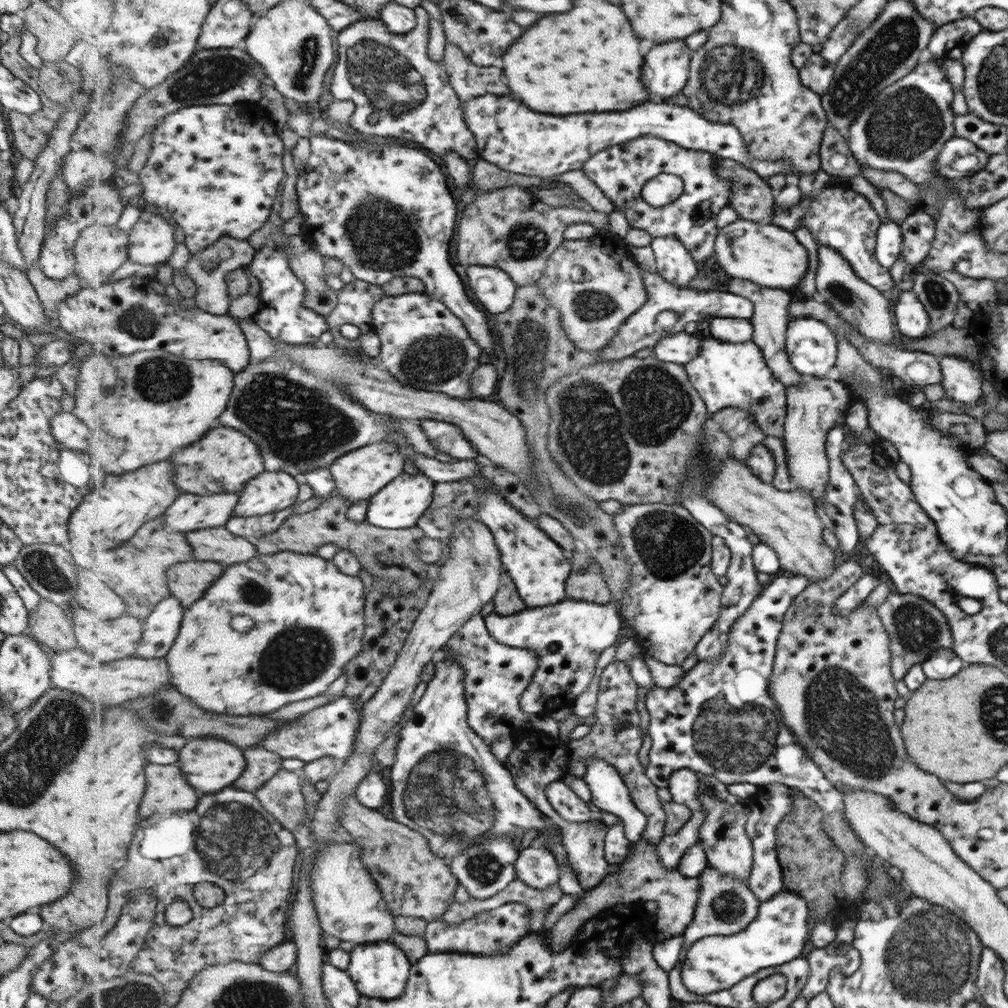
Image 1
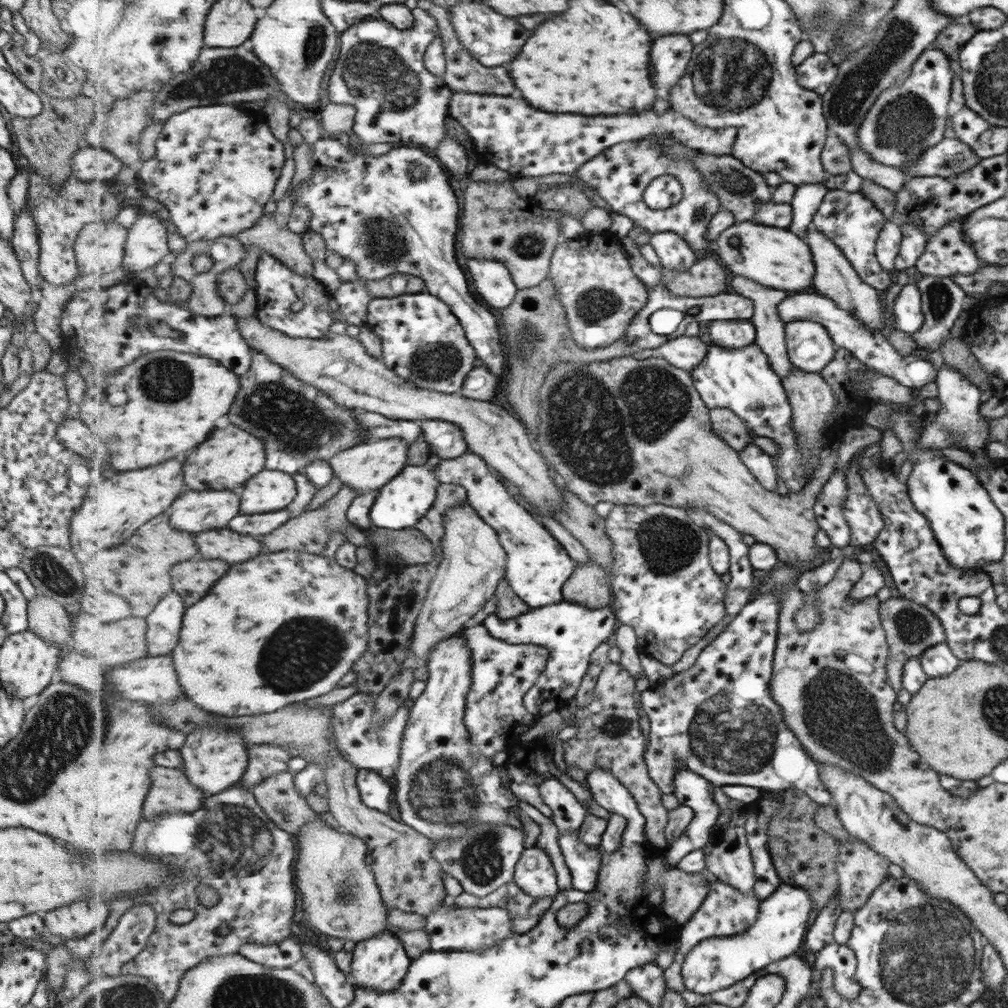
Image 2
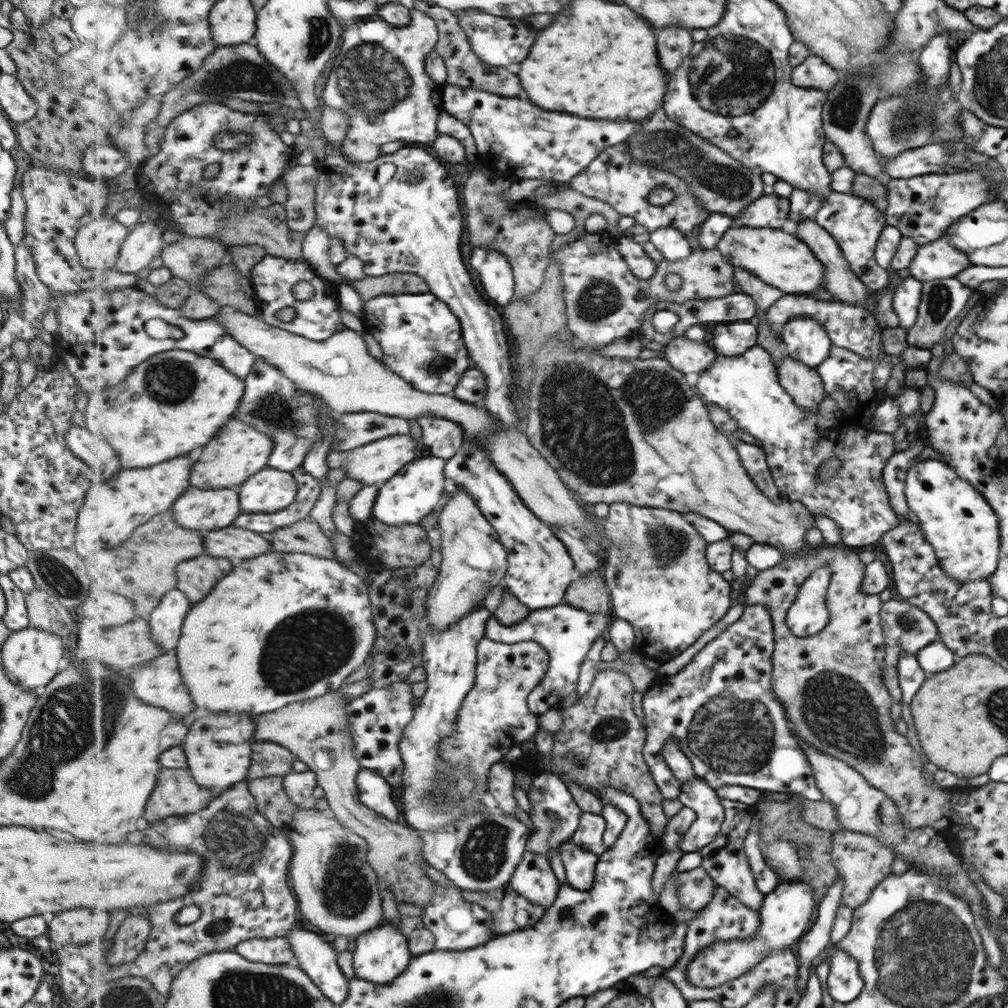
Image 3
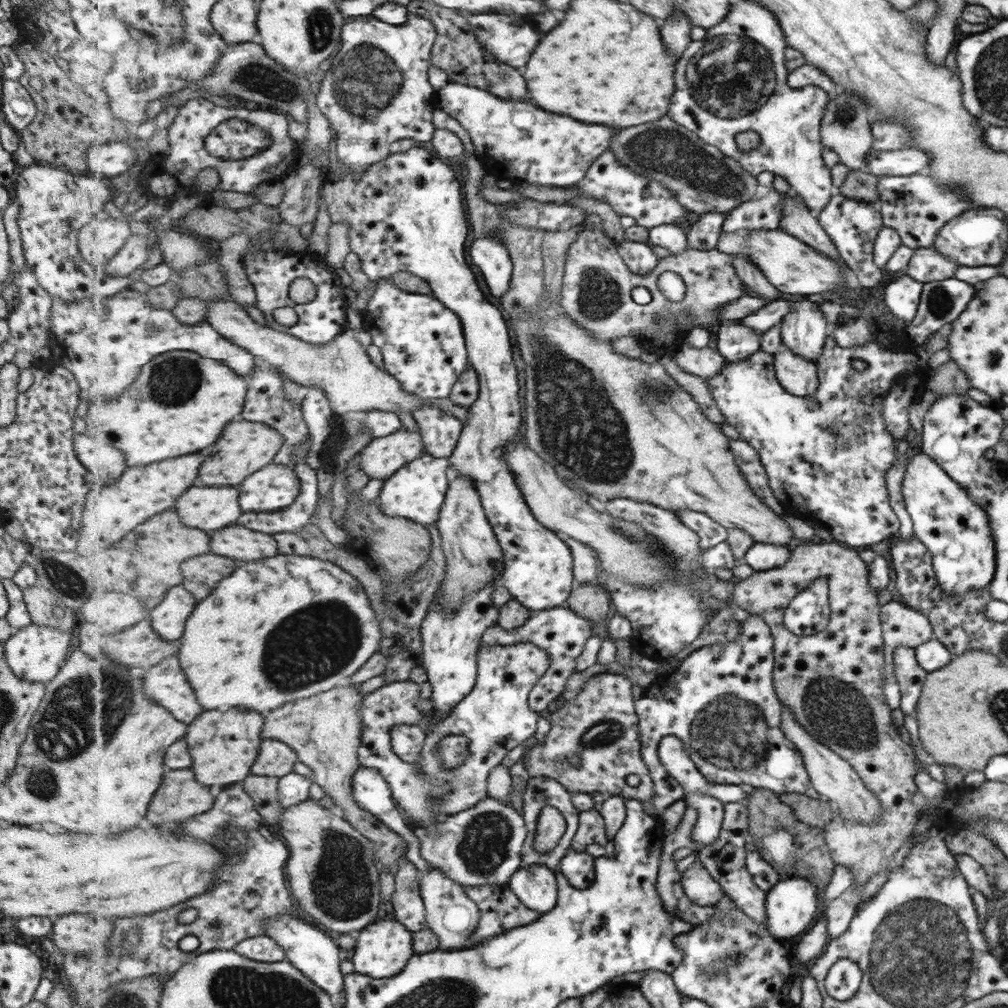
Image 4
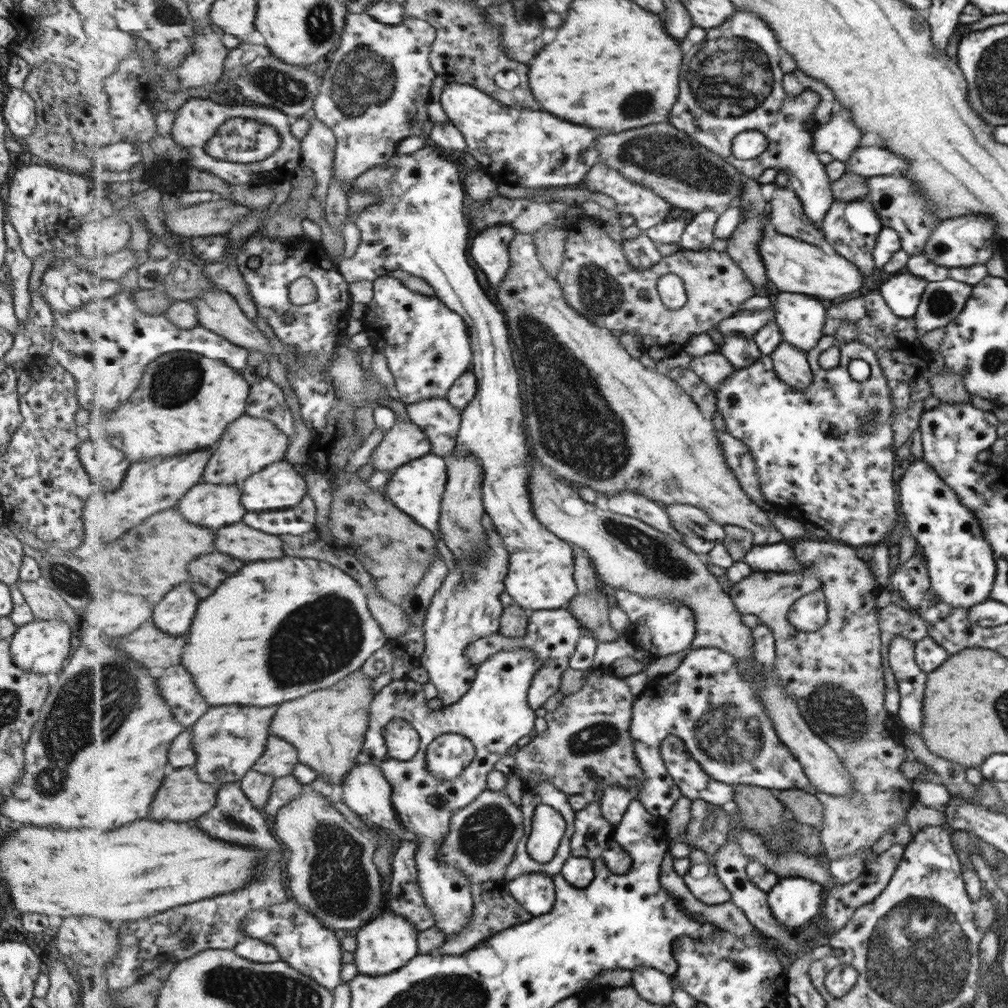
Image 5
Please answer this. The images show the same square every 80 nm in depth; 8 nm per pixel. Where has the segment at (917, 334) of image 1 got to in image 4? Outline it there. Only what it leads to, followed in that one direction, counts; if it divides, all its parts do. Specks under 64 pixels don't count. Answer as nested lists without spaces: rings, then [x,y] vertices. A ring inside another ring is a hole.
[[[901,275],[893,278],[884,287],[882,301],[891,315],[908,324],[916,316],[921,294],[923,294],[922,282]]]

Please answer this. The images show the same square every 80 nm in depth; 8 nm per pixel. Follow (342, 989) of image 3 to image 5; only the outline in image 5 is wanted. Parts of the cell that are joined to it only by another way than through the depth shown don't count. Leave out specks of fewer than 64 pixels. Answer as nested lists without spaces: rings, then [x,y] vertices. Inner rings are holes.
[[[289,899],[283,904],[271,905],[267,910],[249,914],[244,924],[244,936],[240,938],[243,942],[247,938],[259,938],[277,947],[283,961],[296,967],[303,974],[314,978],[323,986],[334,991],[337,986],[343,983],[342,968],[344,967],[343,948],[335,931],[317,918],[309,909],[301,905],[297,900]]]

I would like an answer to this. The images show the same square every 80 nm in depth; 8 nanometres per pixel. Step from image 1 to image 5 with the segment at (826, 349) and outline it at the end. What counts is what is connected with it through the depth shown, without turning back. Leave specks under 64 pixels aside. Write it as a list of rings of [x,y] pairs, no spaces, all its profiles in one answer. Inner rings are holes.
[[[781,292],[771,305],[782,340],[807,354],[823,336],[826,303],[803,293]]]

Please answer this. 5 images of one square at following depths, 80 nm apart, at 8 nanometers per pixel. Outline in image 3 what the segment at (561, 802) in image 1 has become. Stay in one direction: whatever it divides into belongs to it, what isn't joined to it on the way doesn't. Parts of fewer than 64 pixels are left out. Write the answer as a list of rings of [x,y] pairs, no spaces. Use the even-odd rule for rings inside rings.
[[[541,772],[541,774],[537,774],[528,793],[528,799],[532,804],[529,815],[533,830],[528,840],[528,852],[536,852],[551,858],[553,852],[558,851],[560,853],[561,845],[573,838],[573,835],[580,827],[581,815],[584,812],[577,805],[573,794],[569,792],[567,784],[555,772]],[[548,811],[556,812],[558,818],[549,818]]]

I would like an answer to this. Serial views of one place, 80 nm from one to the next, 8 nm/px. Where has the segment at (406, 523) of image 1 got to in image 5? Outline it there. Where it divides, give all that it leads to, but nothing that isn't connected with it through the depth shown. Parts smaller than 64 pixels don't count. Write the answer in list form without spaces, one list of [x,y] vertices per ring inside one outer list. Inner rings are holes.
[[[432,452],[423,458],[416,458],[394,471],[385,490],[388,499],[391,499],[402,511],[421,526],[431,530],[437,537],[441,537],[440,519],[444,492],[448,485],[448,463],[441,455]]]

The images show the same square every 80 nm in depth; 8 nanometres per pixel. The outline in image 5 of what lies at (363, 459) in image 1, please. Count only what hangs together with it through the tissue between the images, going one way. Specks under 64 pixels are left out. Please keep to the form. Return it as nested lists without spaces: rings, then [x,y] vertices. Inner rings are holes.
[[[397,419],[373,450],[371,462],[377,471],[395,471],[416,458],[432,452],[432,440],[418,425],[410,420]]]

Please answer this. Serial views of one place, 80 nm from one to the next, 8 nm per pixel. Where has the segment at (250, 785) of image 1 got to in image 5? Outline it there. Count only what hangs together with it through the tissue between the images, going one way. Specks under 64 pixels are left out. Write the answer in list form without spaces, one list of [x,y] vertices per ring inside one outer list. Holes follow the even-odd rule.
[[[279,735],[270,736],[264,756],[257,760],[254,769],[281,778],[293,774],[293,770],[299,762],[300,752],[292,742],[287,742]]]

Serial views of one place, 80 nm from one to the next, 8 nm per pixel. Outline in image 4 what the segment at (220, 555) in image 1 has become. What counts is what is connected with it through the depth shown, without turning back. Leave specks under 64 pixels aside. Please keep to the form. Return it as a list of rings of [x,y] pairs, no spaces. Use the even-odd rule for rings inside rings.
[[[229,526],[213,534],[213,552],[237,560],[261,560],[280,554],[277,540],[271,534],[255,532],[245,526]]]

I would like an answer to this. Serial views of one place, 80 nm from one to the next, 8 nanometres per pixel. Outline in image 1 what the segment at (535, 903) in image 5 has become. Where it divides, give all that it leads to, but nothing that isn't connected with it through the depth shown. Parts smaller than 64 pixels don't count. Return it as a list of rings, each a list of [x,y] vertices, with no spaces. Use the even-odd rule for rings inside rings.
[[[537,844],[520,851],[516,871],[517,879],[539,890],[550,888],[559,880],[559,862],[556,855]]]

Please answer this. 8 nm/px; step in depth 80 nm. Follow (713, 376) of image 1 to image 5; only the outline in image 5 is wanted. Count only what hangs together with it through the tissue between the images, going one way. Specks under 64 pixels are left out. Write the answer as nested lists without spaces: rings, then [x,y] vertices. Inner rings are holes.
[[[823,335],[807,352],[807,359],[812,367],[812,383],[804,391],[792,389],[777,378],[769,355],[760,355],[753,366],[736,368],[734,375],[718,388],[718,412],[723,415],[726,430],[750,448],[757,465],[761,494],[778,513],[827,531],[831,541],[848,546],[876,545],[892,532],[897,522],[891,476],[891,420],[898,413],[895,412],[888,381],[875,351],[856,340],[839,344],[833,336]],[[831,346],[836,346],[839,351],[838,364],[823,369],[819,367],[817,357]],[[851,360],[867,362],[870,373],[865,381],[859,383],[849,377],[847,364]]]

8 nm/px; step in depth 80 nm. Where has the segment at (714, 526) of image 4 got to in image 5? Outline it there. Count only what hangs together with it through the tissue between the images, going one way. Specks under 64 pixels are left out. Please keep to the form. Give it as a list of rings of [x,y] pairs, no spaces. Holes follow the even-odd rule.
[[[675,503],[665,506],[673,527],[685,538],[685,545],[697,555],[705,557],[721,544],[719,524],[702,508],[690,504]]]

